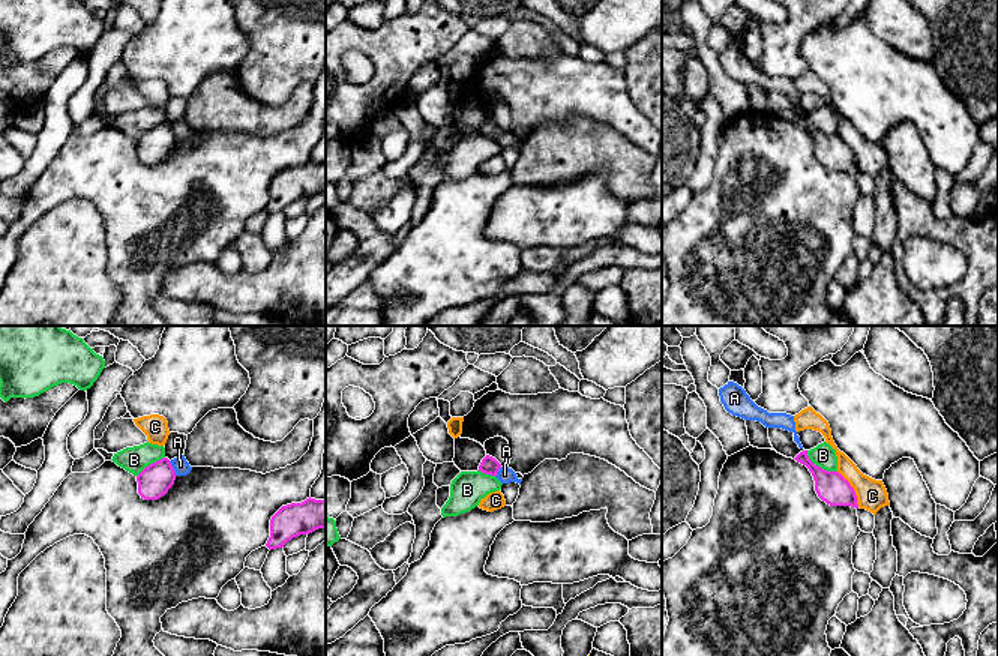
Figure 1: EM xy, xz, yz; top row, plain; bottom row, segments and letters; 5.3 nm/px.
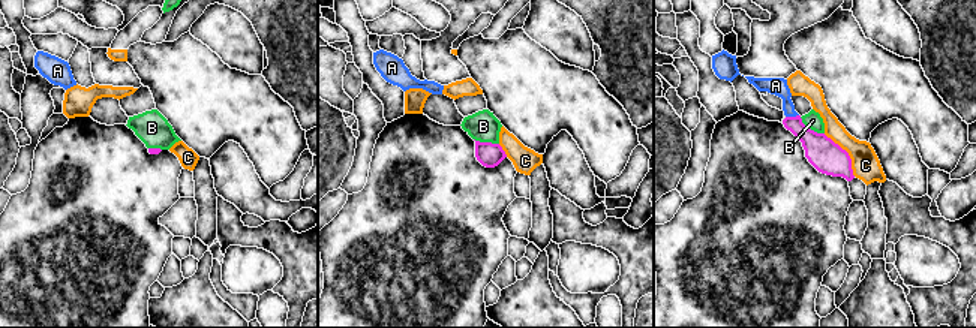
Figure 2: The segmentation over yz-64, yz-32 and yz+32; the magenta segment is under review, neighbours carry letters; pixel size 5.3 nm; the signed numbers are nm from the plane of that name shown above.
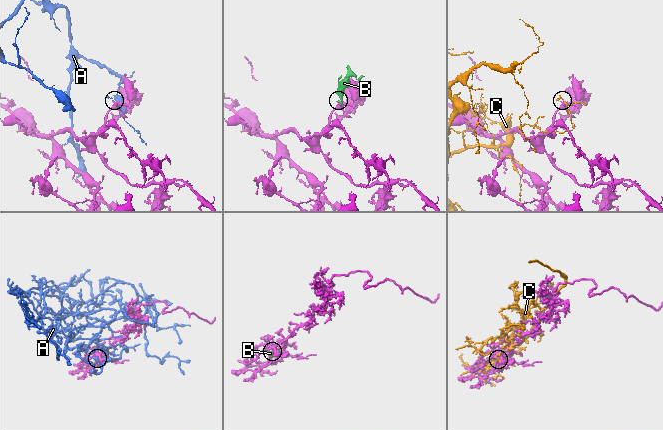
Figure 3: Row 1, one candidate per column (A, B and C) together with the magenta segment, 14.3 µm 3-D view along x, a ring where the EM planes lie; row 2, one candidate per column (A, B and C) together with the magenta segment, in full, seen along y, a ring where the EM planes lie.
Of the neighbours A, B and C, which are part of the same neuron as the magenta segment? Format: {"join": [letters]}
{"join": []}

